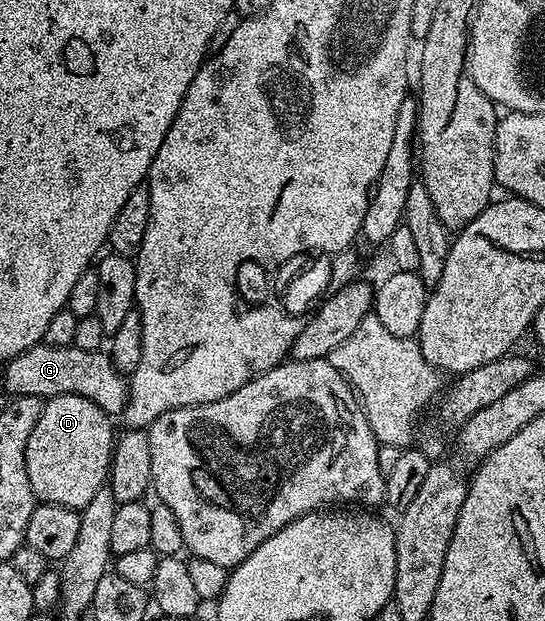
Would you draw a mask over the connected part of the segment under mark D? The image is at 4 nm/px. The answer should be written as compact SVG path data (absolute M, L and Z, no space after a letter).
M66 394L65 396L57 396L56 398L48 398L44 401L43 411L37 420L37 424L33 428L33 432L27 441L25 448L25 468L29 472L29 484L33 488L36 499L39 502L52 502L53 504L61 504L65 508L73 508L74 510L83 510L85 504L89 504L89 500L93 500L93 496L97 496L97 492L104 489L105 483L109 478L109 471L111 468L111 452L117 437L117 430L111 427L113 422L112 415L107 414L101 408L97 408L97 404L93 404L93 400L85 400L85 396L73 396Z

